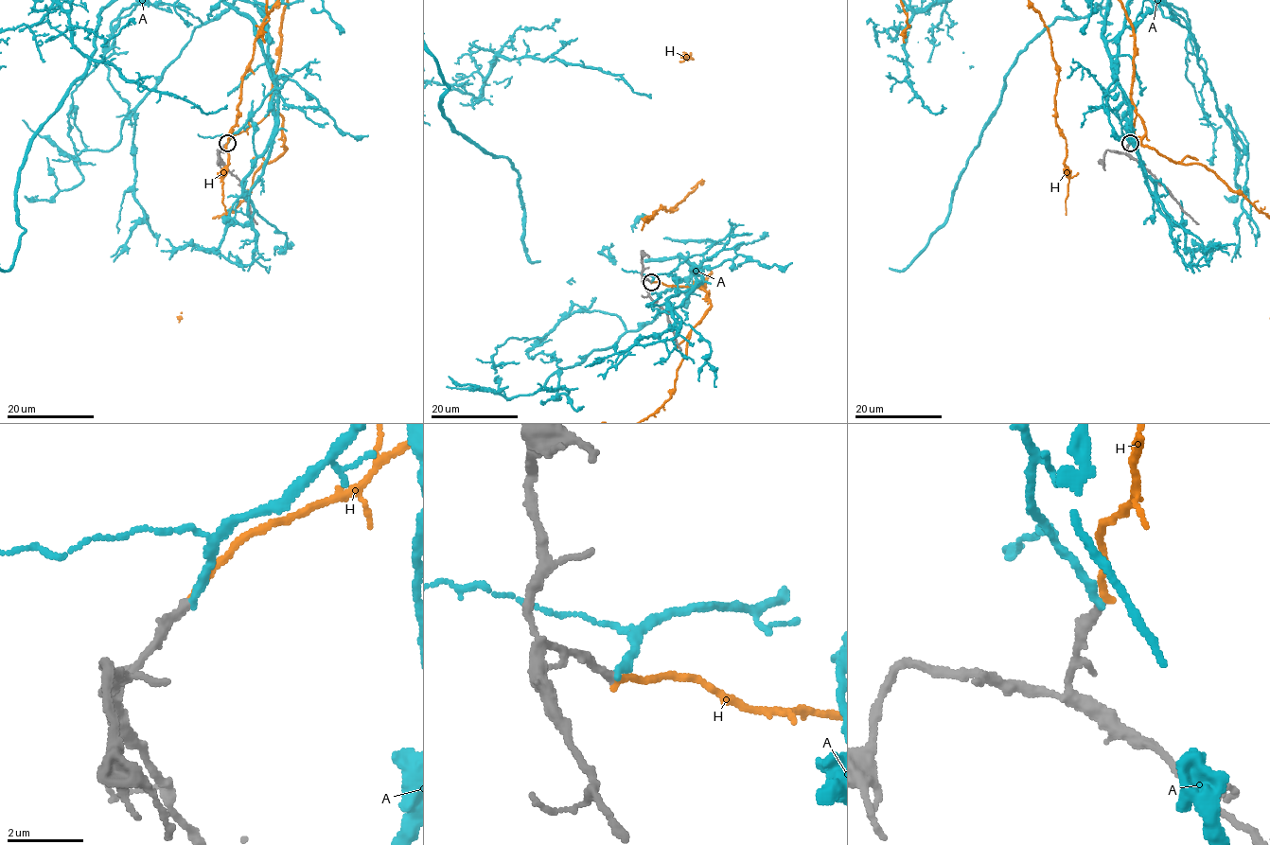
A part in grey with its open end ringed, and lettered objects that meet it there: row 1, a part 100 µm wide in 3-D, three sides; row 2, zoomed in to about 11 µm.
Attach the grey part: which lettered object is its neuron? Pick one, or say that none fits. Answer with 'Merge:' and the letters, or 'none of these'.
Merge: H

